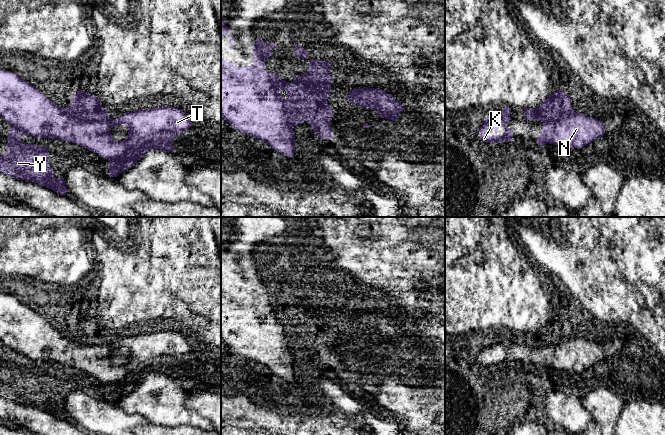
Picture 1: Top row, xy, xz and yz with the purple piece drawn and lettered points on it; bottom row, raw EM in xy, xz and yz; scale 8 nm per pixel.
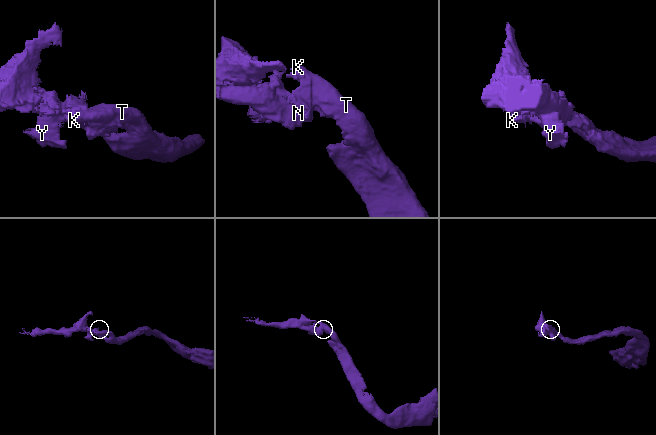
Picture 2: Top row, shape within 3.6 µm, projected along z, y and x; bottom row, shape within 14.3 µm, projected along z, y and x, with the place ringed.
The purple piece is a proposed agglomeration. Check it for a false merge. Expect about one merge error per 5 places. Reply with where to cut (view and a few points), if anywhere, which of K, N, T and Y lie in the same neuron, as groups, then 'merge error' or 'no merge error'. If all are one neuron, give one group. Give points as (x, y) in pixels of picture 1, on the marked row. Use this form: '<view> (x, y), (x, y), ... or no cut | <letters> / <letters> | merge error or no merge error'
no cut | K N T Y | no merge error

